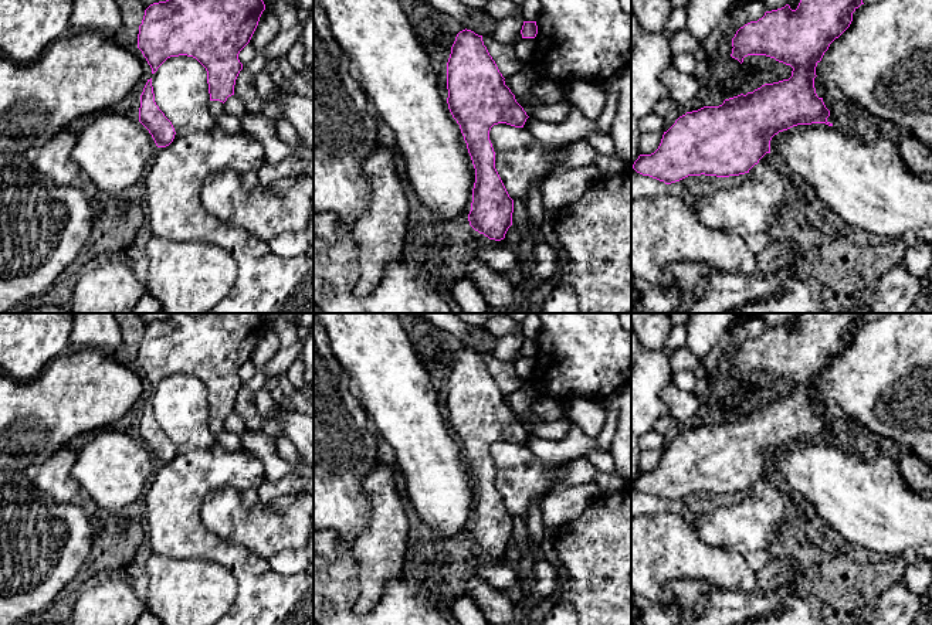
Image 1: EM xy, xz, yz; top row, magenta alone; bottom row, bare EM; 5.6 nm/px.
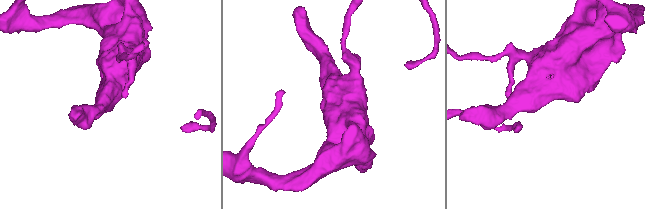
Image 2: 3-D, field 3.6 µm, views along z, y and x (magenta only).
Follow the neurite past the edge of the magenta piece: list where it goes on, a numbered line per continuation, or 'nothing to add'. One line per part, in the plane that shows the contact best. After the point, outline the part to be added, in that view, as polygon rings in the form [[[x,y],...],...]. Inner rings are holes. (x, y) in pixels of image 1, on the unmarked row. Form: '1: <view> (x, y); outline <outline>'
nothing to add

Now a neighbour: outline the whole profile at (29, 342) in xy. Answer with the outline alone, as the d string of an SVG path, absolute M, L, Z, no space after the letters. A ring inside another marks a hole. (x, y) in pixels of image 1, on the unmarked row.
M0 313L0 370L18 381L31 381L45 366L67 353L72 313Z

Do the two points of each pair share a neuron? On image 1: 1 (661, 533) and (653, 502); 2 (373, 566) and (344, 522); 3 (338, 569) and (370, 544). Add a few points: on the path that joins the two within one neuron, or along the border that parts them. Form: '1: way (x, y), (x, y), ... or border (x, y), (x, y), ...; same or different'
1: border (666, 509), (646, 516); different
2: border (370, 509), (368, 523), (351, 544); different
3: border (351, 546), (355, 586), (358, 588); different

